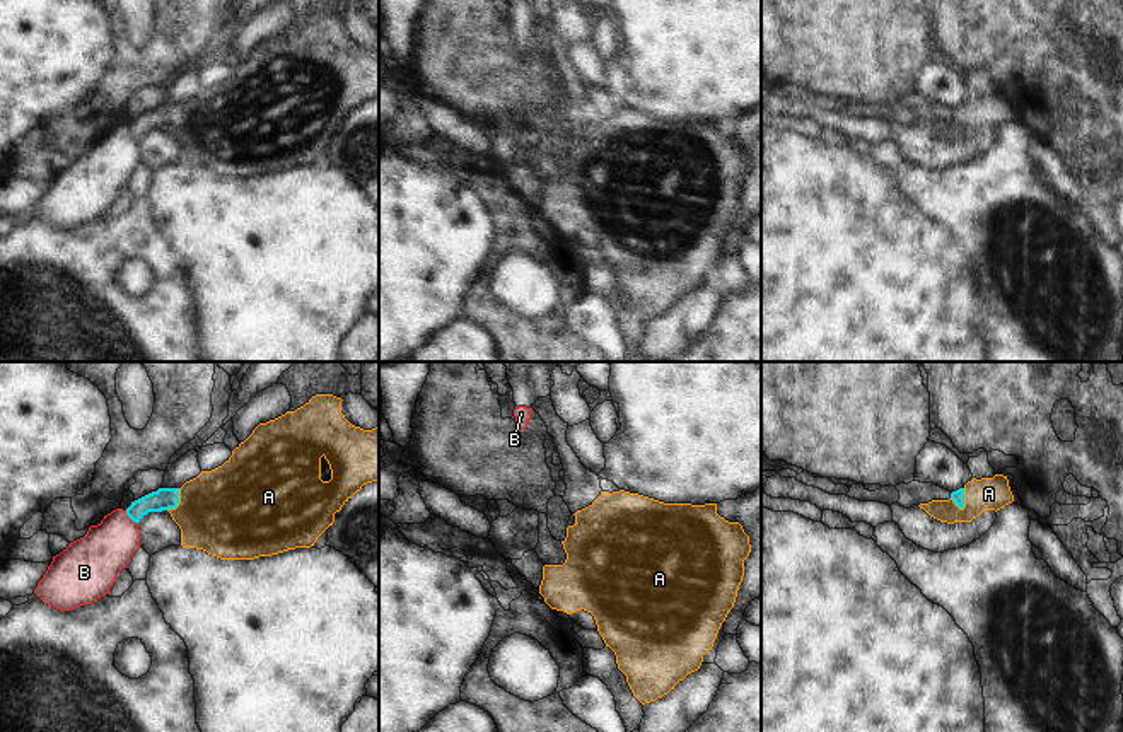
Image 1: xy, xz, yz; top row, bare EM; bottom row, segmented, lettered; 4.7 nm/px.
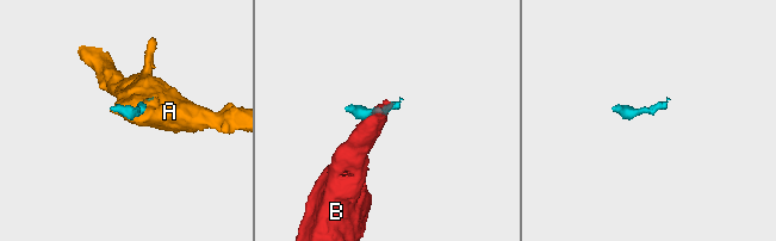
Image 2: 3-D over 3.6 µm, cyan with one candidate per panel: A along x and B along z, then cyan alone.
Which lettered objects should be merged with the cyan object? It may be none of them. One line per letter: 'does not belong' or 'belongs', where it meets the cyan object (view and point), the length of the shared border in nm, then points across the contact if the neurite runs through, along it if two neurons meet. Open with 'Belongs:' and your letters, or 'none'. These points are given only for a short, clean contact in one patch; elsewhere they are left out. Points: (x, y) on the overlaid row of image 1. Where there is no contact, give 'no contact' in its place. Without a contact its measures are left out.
Belongs: A
A: belongs | yz (963, 499) | 110 nm | across yz (958, 495), (963, 499), (989, 493)
B: does not belong | xy (130, 517) | 90 nm | along xy (125, 511), (137, 524)

